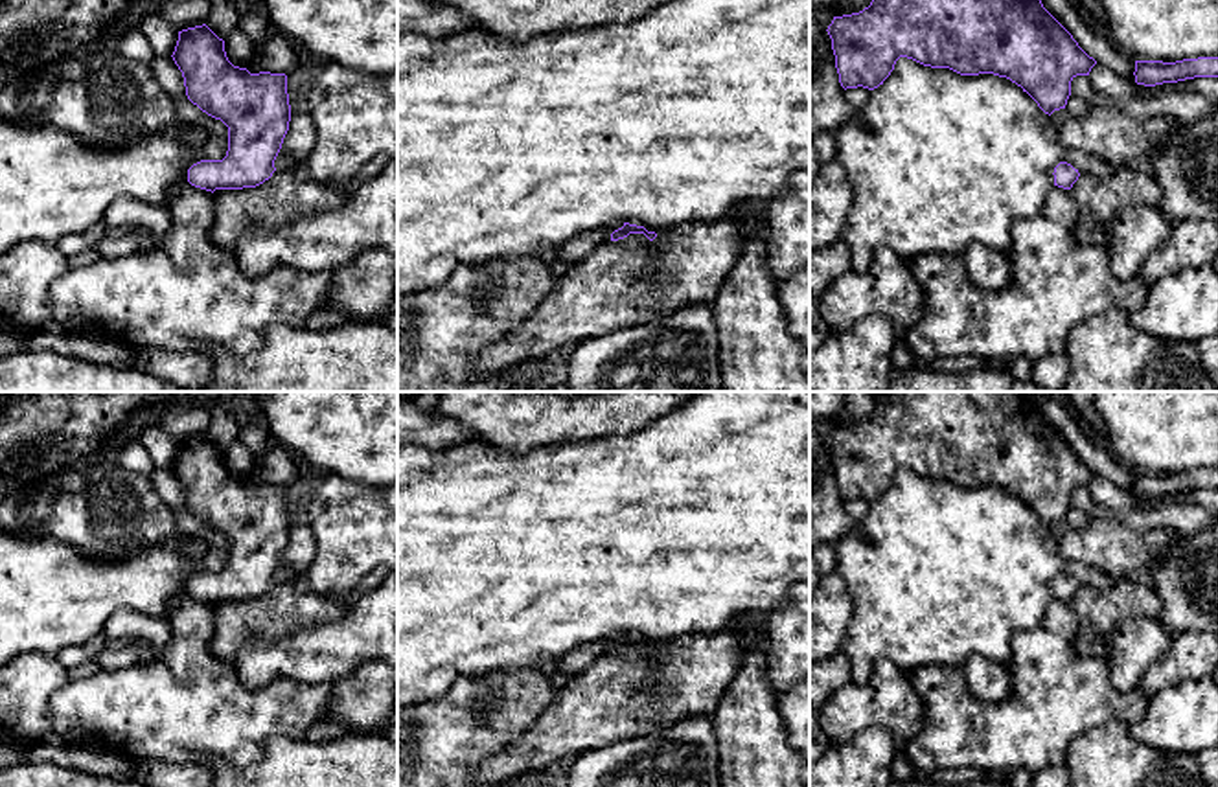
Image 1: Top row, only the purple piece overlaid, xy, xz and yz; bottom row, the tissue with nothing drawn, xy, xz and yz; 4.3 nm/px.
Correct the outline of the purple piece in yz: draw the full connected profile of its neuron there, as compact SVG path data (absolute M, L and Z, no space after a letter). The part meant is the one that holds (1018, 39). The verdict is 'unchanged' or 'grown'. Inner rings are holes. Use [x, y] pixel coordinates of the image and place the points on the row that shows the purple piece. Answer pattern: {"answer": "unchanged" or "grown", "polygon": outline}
{"answer": "unchanged", "polygon": "M872 0L859 13L833 17L828 26L841 86L874 90L891 75L900 57L960 75L994 74L1023 88L1045 114L1065 108L1071 81L1097 64L1073 35L1043 7L1041 0Z"}

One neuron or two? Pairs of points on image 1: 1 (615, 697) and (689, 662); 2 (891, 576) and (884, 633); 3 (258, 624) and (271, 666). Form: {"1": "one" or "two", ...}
{"1": "one", "2": "one", "3": "two"}

